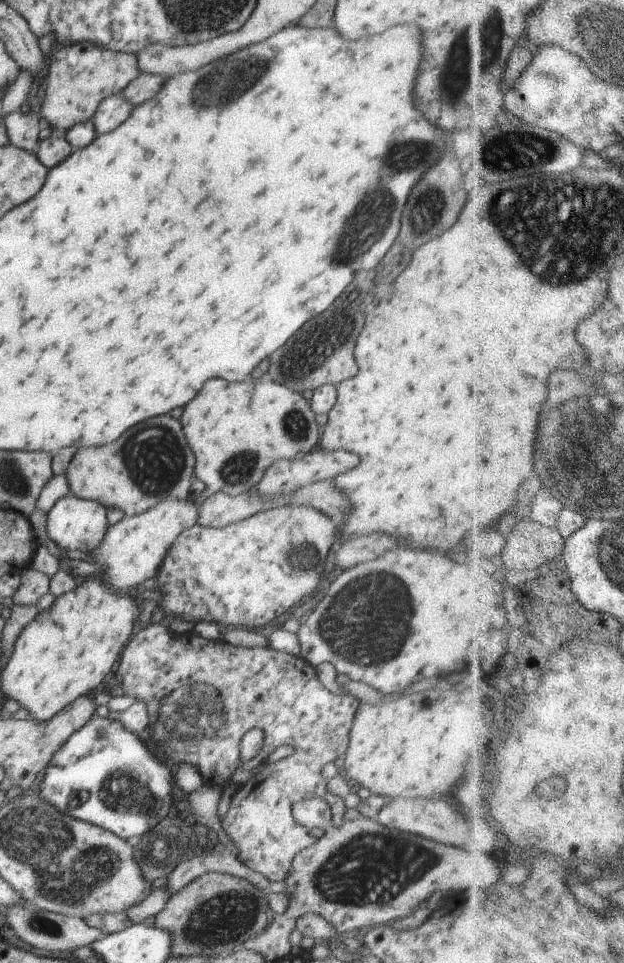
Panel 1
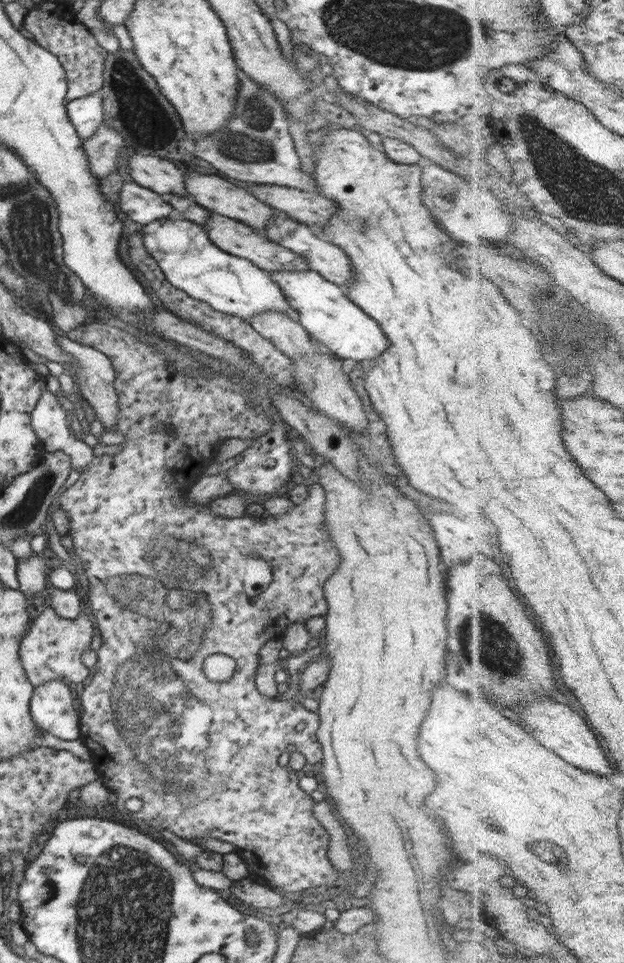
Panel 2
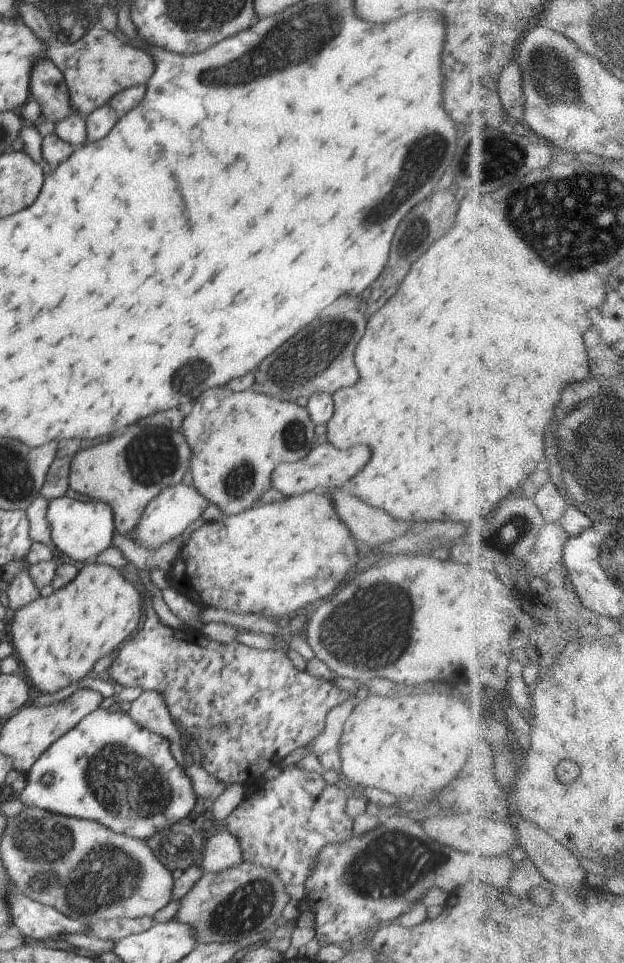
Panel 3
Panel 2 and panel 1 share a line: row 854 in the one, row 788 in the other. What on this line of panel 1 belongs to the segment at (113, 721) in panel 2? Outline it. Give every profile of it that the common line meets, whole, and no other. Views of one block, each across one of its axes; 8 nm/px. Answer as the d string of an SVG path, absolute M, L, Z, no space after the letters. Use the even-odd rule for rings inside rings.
M154 622L154 624L149 625L147 629L143 629L138 632L138 634L132 635L131 639L128 641L128 646L122 650L122 654L120 654L119 657L120 662L117 663L117 668L114 669L115 677L108 685L108 689L105 691L106 695L103 699L109 699L111 696L132 696L134 700L144 702L148 709L150 719L148 728L152 730L151 735L153 740L150 740L150 744L154 744L155 741L166 747L167 758L169 759L170 756L172 756L170 759L175 760L178 764L193 764L194 768L198 769L202 781L205 784L214 784L214 786L226 784L238 768L238 763L240 762L239 746L242 736L244 736L248 730L252 730L252 728L256 726L262 728L262 732L264 732L264 746L262 746L262 750L260 750L260 754L256 757L254 763L248 767L251 774L250 779L242 783L236 791L236 794L232 796L226 816L224 816L218 825L220 829L228 834L228 838L232 840L232 844L238 848L237 857L248 866L248 868L254 870L255 873L263 874L268 882L282 882L288 875L288 872L290 872L290 866L292 866L292 861L298 852L308 848L324 836L326 830L316 830L317 828L308 830L304 828L304 826L300 826L300 824L292 818L292 806L297 801L303 800L304 798L312 798L312 796L318 796L318 798L326 800L326 802L332 806L332 810L334 810L334 826L342 826L345 823L344 813L347 808L344 806L344 799L333 795L327 789L327 780L322 777L322 767L328 764L328 762L334 762L336 758L340 758L342 754L344 755L346 753L348 749L348 736L350 734L350 728L352 728L352 720L354 720L354 715L358 710L358 706L360 706L360 702L353 696L330 692L318 679L314 665L310 665L308 661L302 660L300 656L293 656L292 654L286 654L286 652L276 652L276 650L270 647L256 648L234 646L218 639L205 639L195 632L191 633L190 636L177 635L168 630L166 623L163 622L160 622L160 624ZM286 745L294 747L293 754L276 762L268 762L268 756L270 756L276 748Z

